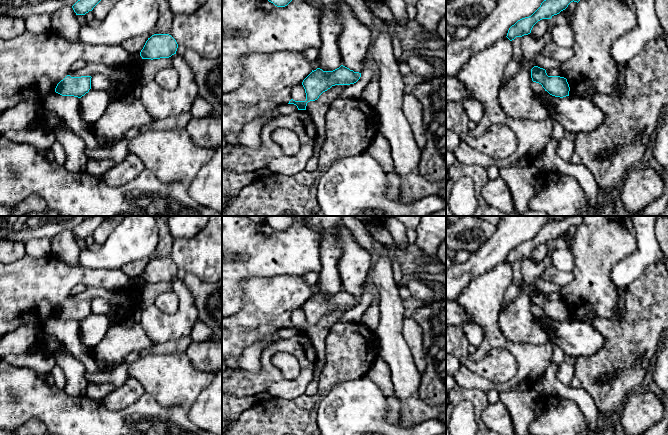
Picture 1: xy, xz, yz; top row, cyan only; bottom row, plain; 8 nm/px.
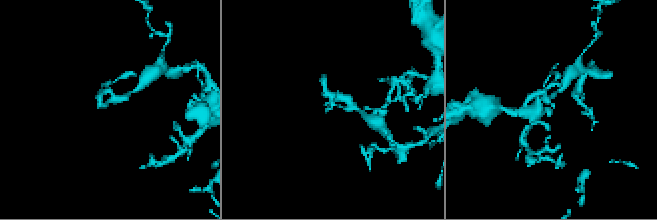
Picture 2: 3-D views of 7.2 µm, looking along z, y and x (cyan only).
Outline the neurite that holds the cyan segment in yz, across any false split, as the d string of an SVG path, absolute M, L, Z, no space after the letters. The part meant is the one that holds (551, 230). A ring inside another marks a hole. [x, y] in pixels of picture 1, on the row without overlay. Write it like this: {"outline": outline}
{"outline": "M568 216L557 222L547 222L540 231L529 241L518 244L507 257L507 262L512 265L516 261L522 261L531 257L533 250L542 243L551 243L554 239L565 234L571 226L579 226L583 216Z"}

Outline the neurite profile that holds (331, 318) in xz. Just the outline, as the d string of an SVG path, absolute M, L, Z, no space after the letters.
M335 309L332 310L327 315L323 316L317 325L321 328L329 328L331 325L335 324L337 320L348 311L349 309Z

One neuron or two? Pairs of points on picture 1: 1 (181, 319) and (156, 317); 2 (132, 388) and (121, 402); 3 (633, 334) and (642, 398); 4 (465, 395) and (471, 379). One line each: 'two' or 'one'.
1: one
2: one
3: two
4: two

